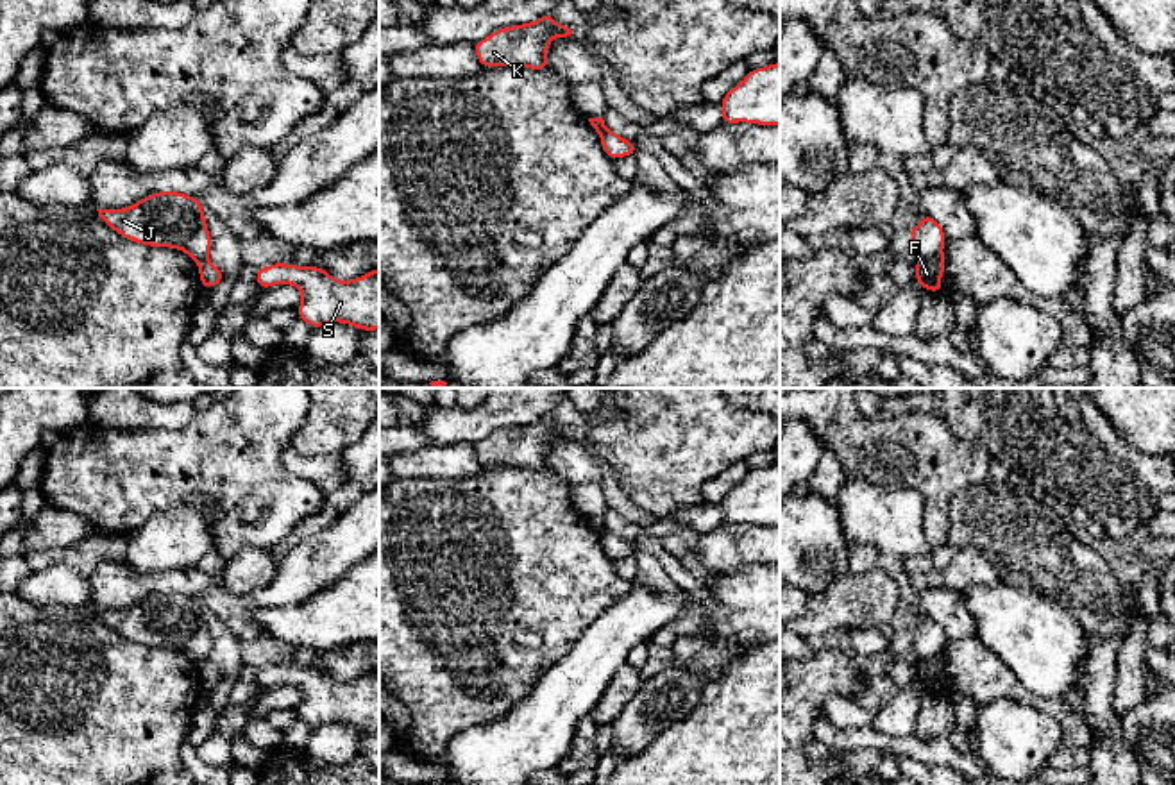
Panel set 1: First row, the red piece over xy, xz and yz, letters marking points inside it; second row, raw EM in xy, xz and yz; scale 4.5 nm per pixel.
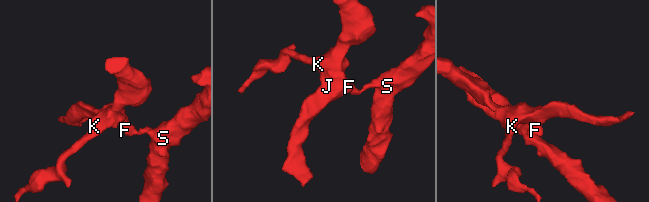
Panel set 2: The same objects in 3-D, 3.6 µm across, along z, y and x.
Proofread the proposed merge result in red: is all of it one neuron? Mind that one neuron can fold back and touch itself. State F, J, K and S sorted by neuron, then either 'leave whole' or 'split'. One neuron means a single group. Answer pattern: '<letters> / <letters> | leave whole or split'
F S / J K | split

